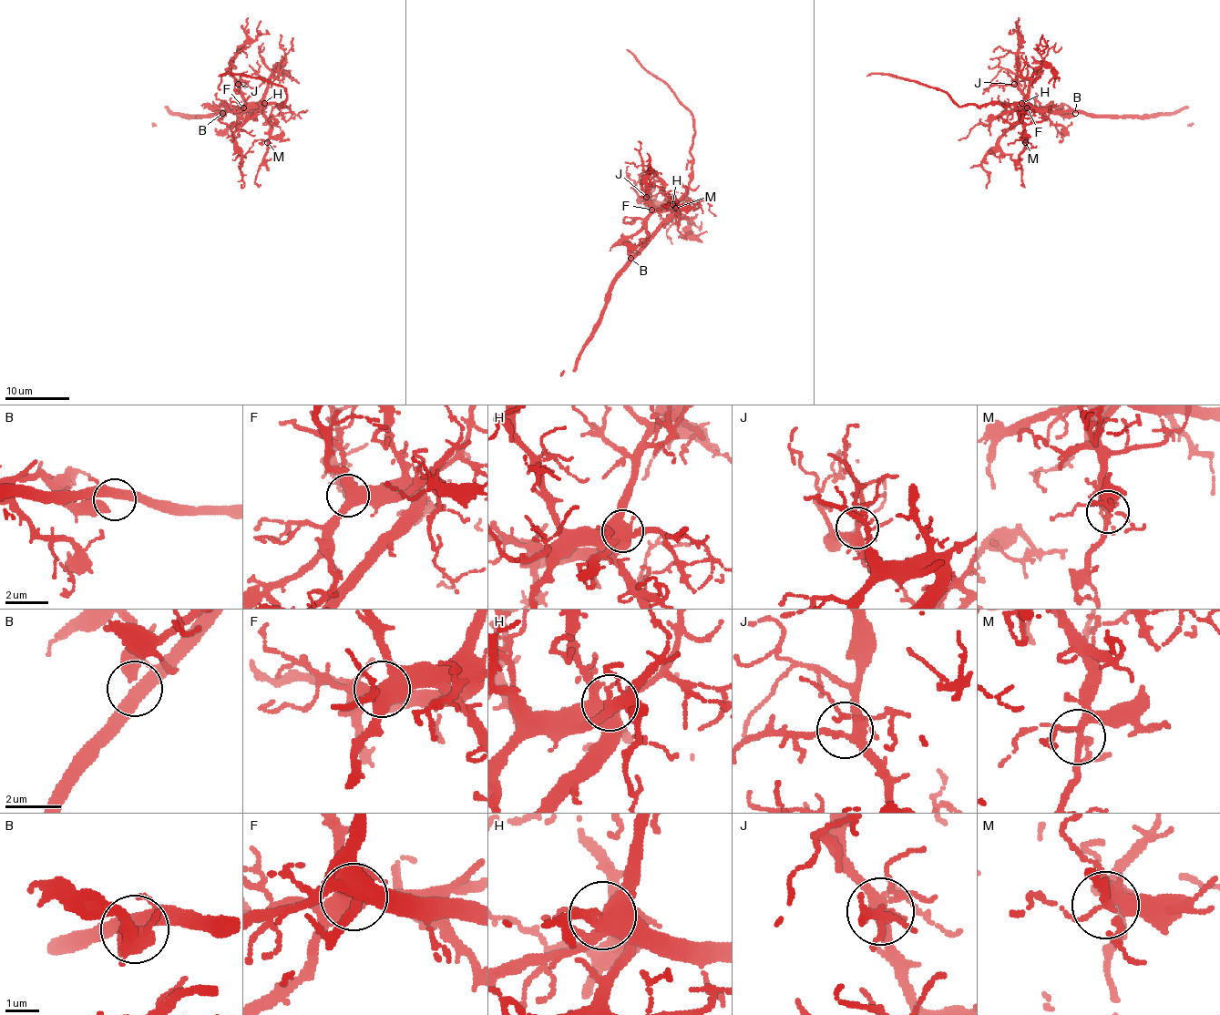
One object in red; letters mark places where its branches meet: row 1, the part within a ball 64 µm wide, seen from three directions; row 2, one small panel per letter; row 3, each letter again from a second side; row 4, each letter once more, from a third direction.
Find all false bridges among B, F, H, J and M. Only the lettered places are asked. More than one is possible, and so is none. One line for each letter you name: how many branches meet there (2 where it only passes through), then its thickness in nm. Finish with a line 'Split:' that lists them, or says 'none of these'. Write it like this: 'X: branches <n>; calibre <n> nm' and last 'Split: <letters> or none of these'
Split: none of these

